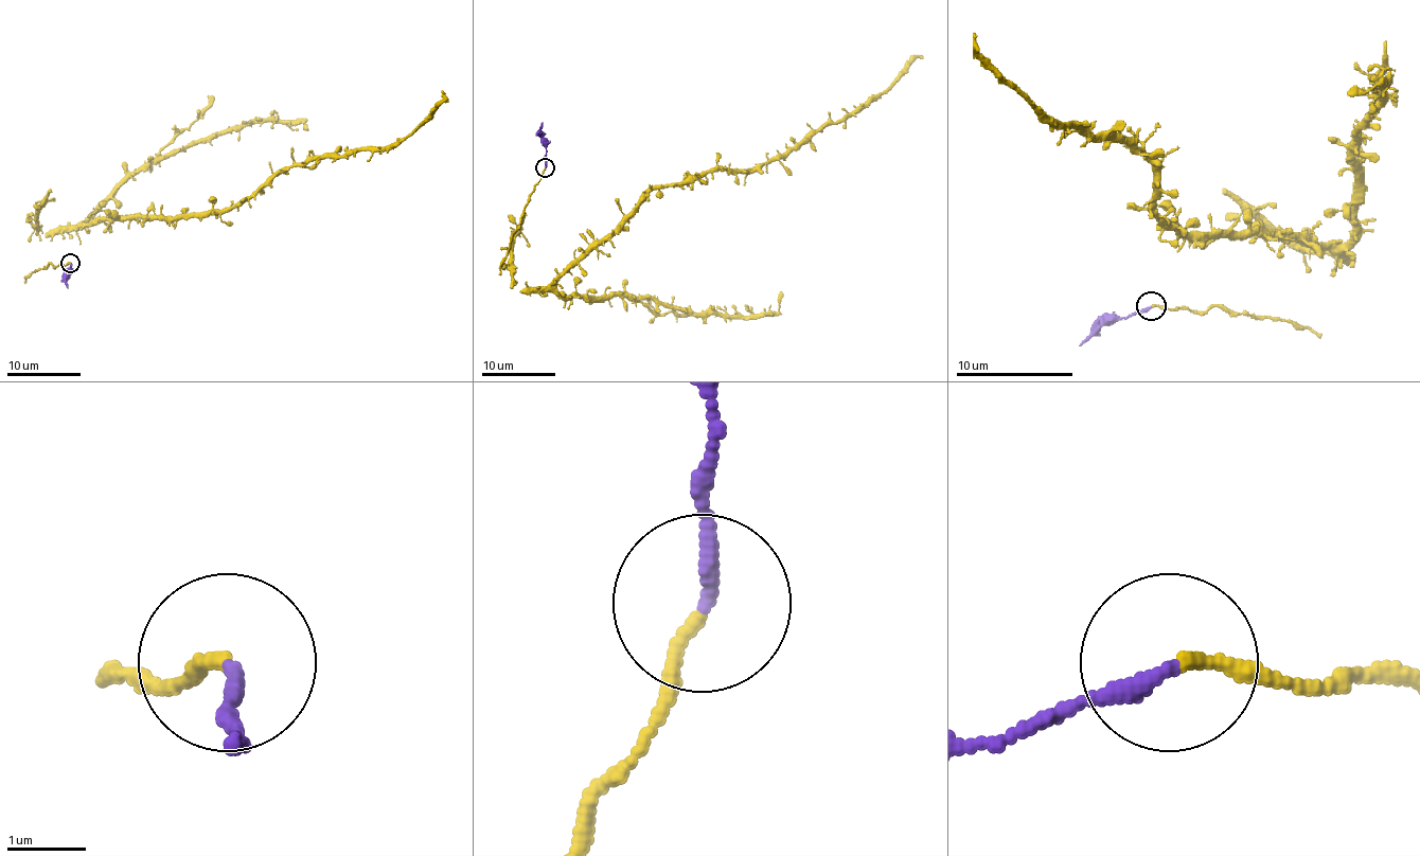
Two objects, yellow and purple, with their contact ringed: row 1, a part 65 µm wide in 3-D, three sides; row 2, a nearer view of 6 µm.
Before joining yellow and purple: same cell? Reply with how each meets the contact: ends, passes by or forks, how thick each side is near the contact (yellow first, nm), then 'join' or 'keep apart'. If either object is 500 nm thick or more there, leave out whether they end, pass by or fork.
yellow ends there; purple ends there; 170 nm thick on the yellow side, 200 nm on the other; keep apart

